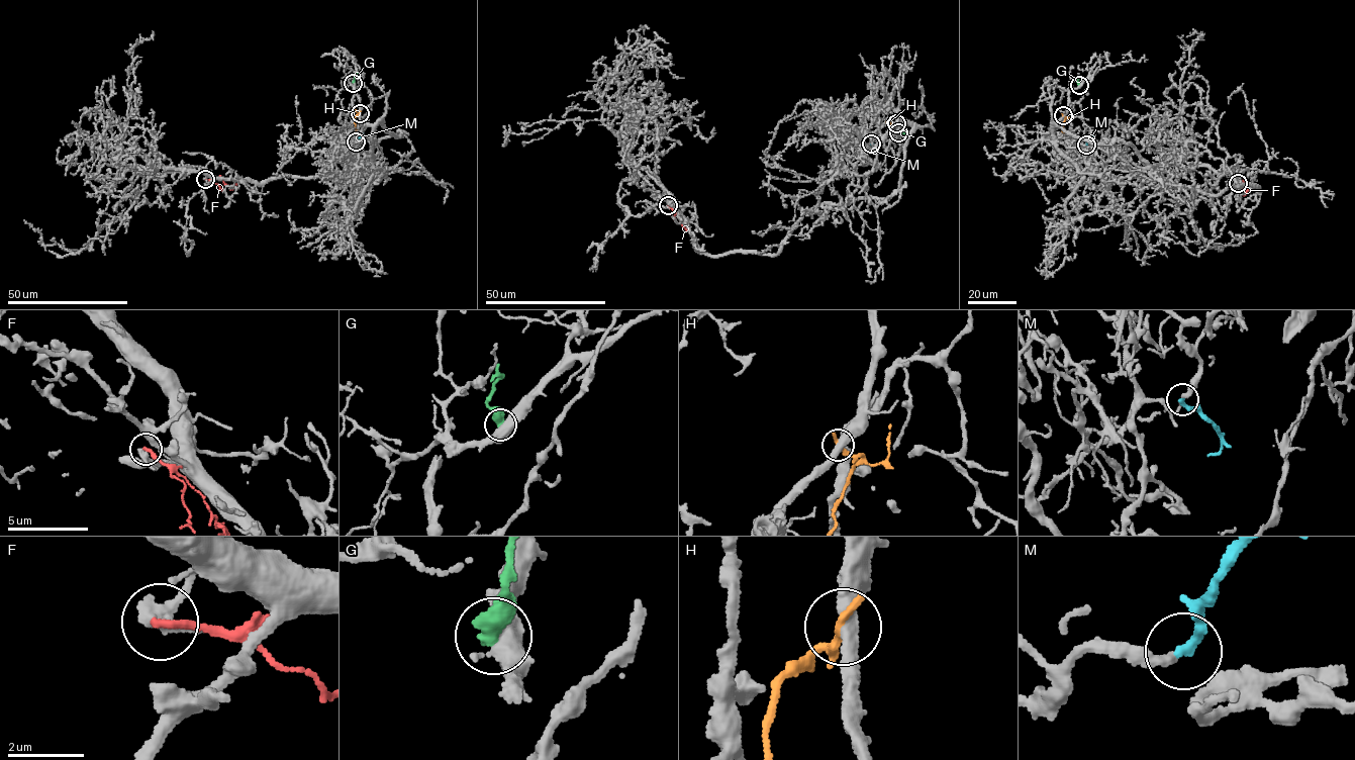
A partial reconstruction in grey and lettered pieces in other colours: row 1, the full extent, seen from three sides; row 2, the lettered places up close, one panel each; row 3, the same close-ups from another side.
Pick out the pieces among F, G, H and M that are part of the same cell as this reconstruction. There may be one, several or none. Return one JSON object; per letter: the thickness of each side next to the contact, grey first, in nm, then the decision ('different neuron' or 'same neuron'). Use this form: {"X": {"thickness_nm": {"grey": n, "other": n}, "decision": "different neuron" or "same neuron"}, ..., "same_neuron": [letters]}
{"F": {"thickness_nm": {"grey": 320, "other": 240}, "decision": "different neuron"}, "G": {"thickness_nm": {"grey": 550, "other": 550}, "decision": "different neuron"}, "H": {"thickness_nm": {"grey": 420, "other": 280}, "decision": "different neuron"}, "M": {"thickness_nm": {"grey": 200, "other": 280}, "decision": "same neuron"}, "same_neuron": ["M"]}

